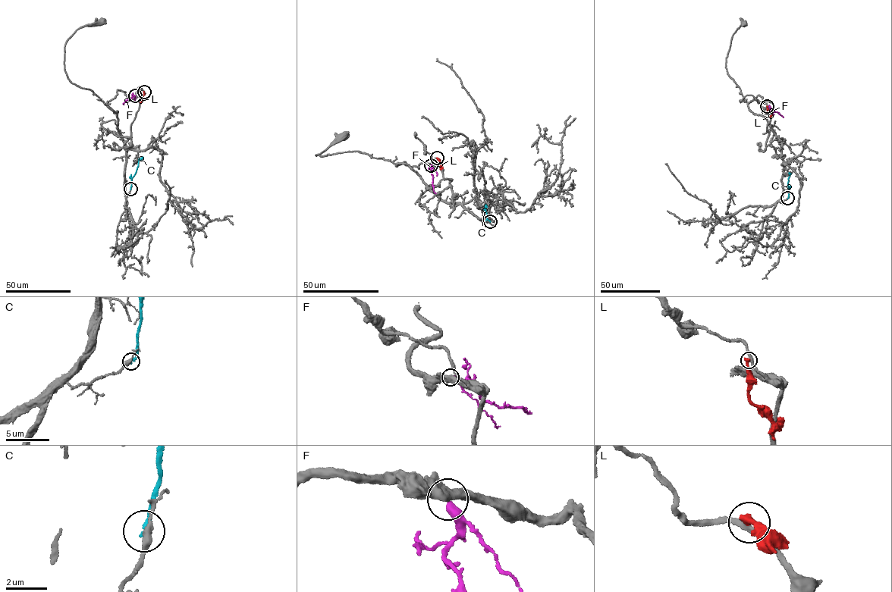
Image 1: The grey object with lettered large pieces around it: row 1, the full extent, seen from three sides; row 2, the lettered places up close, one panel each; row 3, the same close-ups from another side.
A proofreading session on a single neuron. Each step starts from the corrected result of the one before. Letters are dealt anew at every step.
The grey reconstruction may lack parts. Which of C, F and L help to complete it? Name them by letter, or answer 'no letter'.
no letter

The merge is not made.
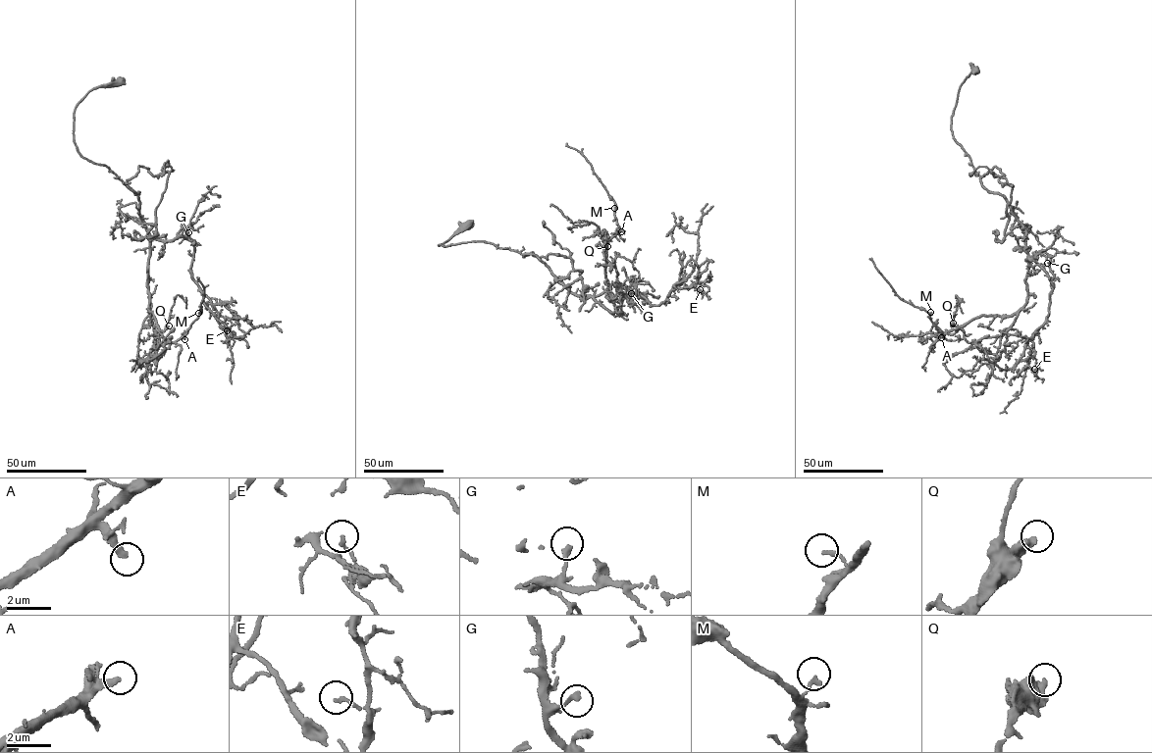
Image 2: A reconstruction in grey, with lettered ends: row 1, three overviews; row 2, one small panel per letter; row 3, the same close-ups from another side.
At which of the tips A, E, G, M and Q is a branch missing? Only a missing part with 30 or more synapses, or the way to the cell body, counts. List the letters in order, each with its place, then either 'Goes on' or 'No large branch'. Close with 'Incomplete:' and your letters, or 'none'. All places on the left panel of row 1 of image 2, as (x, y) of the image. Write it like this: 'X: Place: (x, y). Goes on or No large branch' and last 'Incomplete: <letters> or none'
A: Place: (184, 339). Goes on
E: Place: (227, 330). No large branch
G: Place: (188, 232). No large branch
M: Place: (198, 313). No large branch
Q: Place: (169, 326). No large branch
Incomplete: A

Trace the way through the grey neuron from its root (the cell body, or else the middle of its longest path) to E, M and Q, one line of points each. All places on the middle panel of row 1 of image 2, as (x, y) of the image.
E: (468, 225), (439, 245), (484, 241), (534, 254), (580, 296), (617, 283), (657, 306), (673, 288), (700, 289)
M: (468, 225), (439, 245), (484, 241), (534, 254), (572, 293), (611, 313), (604, 270), (619, 228), (614, 208)
Q: (468, 225), (439, 245), (484, 241), (534, 254), (572, 293), (611, 313), (607, 246)

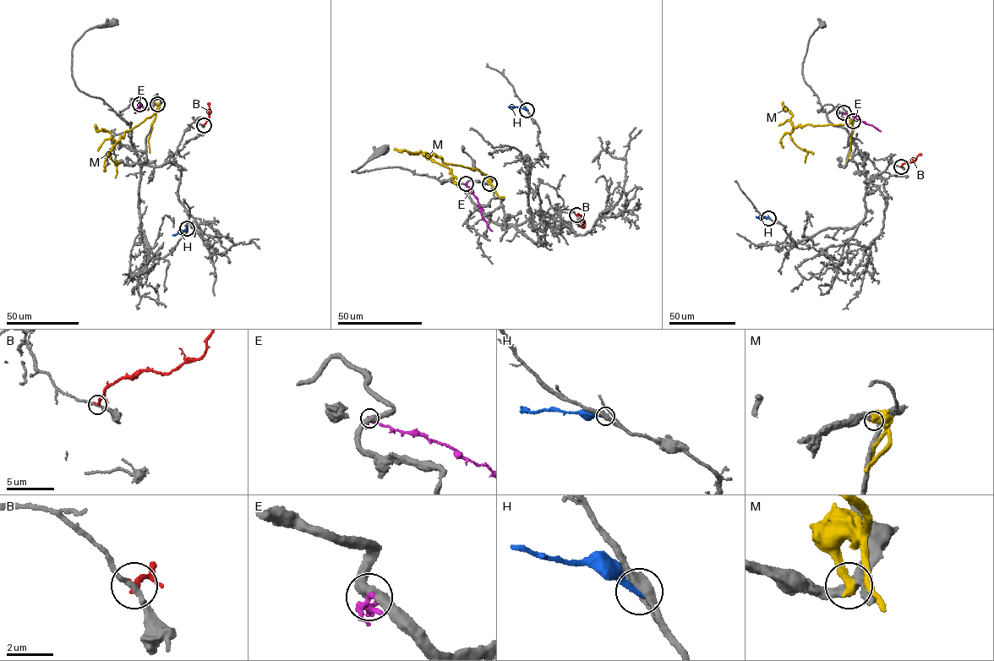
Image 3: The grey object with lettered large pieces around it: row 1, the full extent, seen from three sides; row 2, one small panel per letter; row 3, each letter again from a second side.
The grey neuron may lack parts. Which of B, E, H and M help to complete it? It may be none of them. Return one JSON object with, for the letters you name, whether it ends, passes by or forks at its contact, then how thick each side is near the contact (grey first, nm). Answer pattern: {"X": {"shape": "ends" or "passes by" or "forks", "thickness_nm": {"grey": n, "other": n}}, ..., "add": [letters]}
{"add": []}

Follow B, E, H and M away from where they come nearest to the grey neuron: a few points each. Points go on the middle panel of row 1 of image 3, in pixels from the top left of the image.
B: (576, 215), (581, 216), (584, 227)
E: (466, 183), (477, 199), (482, 217), (492, 231)
H: (527, 110), (509, 106)
M: (489, 183), (490, 178), (477, 170), (445, 164), (441, 158), (431, 153), (426, 158), (445, 166), (456, 179)

